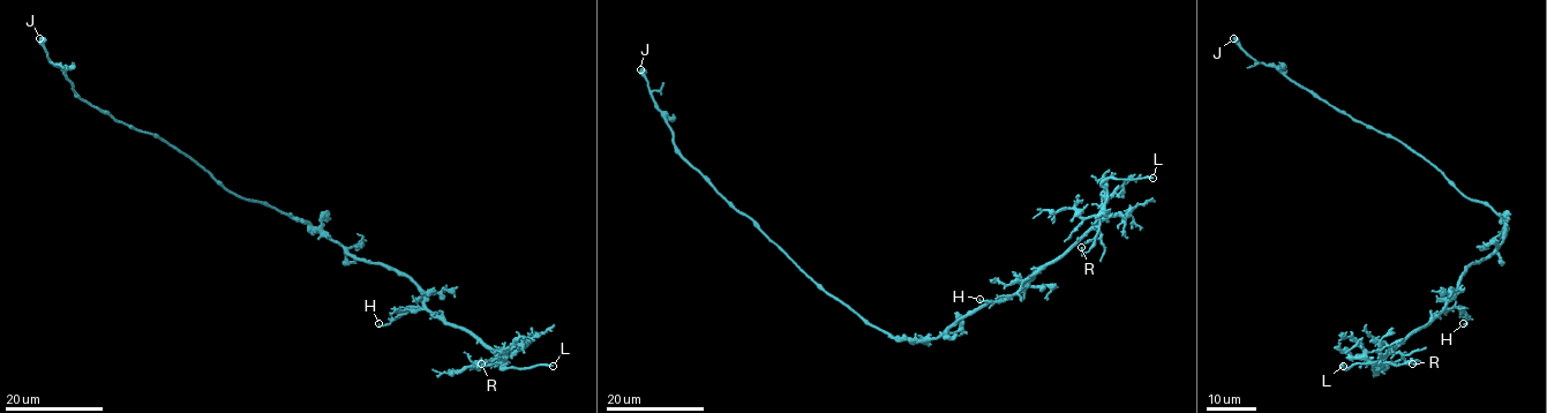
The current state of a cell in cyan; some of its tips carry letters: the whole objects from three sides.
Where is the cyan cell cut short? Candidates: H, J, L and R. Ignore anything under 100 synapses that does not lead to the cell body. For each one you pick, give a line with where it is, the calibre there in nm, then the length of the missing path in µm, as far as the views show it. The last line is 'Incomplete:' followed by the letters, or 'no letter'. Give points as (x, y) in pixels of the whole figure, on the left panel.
L: at (553, 366); 240 nm thick; about 15 µm are missing
Incomplete: L

